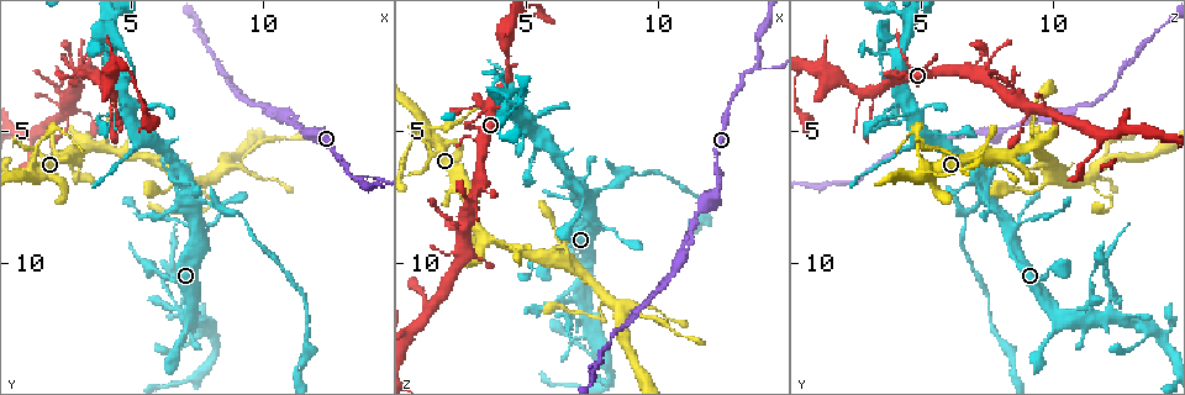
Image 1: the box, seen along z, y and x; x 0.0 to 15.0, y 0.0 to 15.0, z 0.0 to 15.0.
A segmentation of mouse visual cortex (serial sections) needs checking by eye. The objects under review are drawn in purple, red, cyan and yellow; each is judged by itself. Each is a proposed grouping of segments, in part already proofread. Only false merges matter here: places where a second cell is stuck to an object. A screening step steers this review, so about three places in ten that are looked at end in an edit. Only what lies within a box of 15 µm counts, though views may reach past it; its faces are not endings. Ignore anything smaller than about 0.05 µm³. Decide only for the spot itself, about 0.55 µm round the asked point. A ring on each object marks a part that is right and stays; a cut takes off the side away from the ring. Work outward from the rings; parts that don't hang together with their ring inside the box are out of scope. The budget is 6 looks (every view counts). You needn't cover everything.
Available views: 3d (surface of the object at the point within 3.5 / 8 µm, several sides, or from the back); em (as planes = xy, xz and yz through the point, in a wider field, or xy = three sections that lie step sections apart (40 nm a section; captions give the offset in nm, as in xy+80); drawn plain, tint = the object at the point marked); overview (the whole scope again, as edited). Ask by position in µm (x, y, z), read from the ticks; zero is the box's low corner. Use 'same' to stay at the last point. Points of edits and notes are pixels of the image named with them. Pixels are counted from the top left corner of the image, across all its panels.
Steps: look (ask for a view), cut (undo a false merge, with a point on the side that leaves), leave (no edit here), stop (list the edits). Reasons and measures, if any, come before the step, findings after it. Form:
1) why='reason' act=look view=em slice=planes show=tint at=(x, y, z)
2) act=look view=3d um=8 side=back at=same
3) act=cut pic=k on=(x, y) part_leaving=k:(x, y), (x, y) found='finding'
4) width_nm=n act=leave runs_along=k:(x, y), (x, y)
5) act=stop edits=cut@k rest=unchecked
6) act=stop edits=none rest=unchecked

why='a narrow waist' act=look view=3d um=3.5 at=(6.6, 8.4, 9.1)

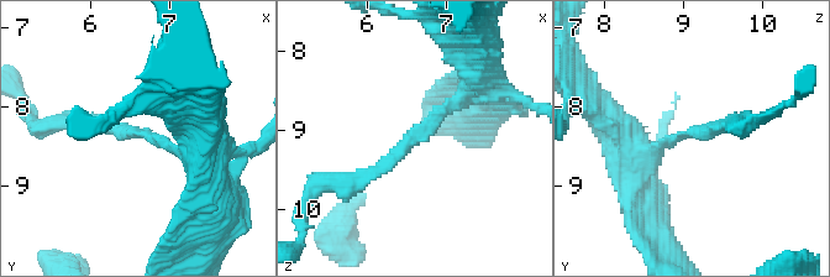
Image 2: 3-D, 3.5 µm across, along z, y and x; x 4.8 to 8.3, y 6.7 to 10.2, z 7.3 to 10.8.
arm_widths_nm=150,200 why='need the tissue' act=look view=em slice=xy step=1 show=plain at=(6.60, 8.30, 9.10)

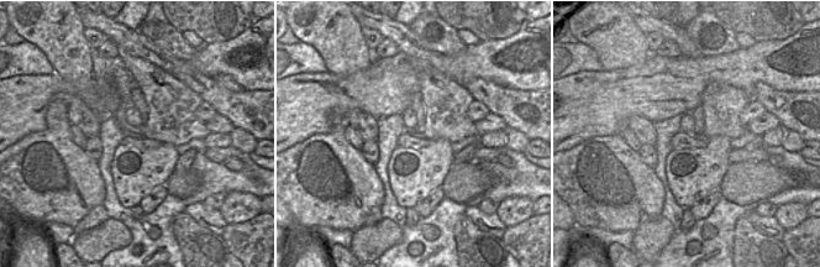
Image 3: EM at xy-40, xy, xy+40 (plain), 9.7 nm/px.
why='where the object lies' act=look view=em slice=xy step=1 show=tint at=same

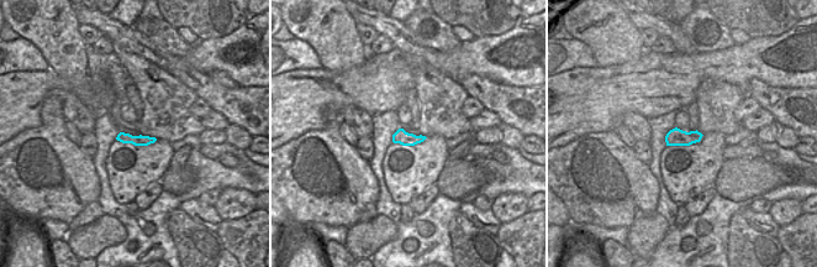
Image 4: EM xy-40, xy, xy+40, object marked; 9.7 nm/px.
act=leave runs_along=4:(120, 136), (132, 140), (152, 140) found='all the same cell'

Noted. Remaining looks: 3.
why='two arms in line, one across' act=look view=3d um=3.5 at=(13.4, 6.7, 2.7)

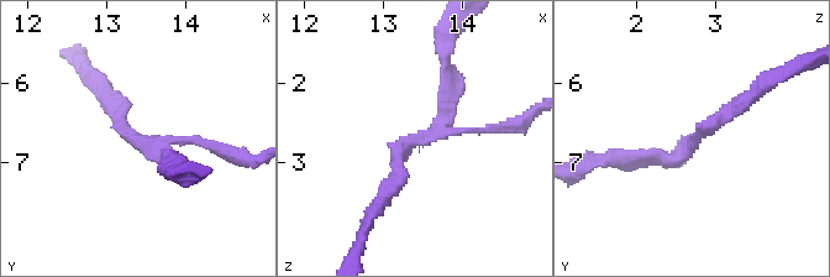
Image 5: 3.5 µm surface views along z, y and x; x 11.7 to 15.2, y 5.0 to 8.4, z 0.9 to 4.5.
arms=3 arm_widths_nm=100,150,200 why='shape alone is not enough' act=look view=em slice=xy step=3 show=tint at=(13.45, 6.80, 2.70)

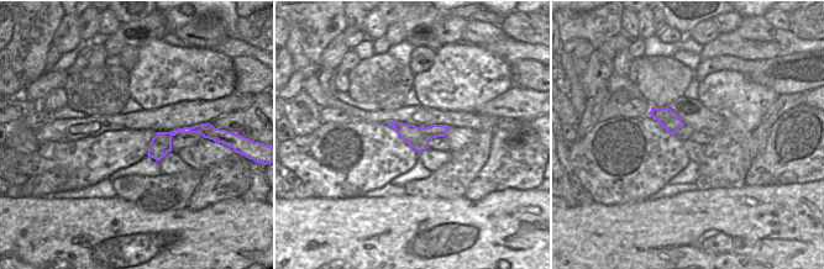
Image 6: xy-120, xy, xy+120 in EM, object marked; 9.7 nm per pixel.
act=cut pic=5 on=(489, 129) border=6:(423, 127), (434, 137) found='a second cell is stuck on'

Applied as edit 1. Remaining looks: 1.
act=stop edits=cut@5 rest=unchecked

